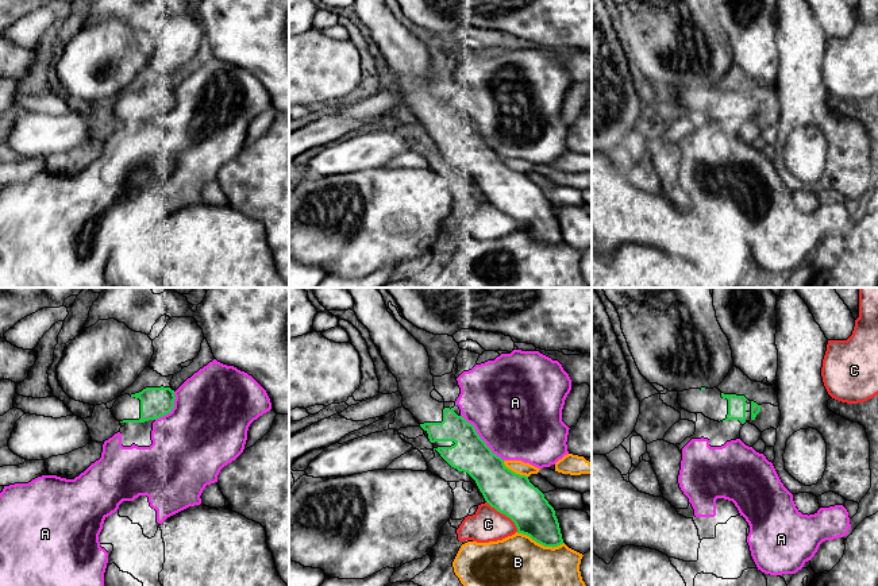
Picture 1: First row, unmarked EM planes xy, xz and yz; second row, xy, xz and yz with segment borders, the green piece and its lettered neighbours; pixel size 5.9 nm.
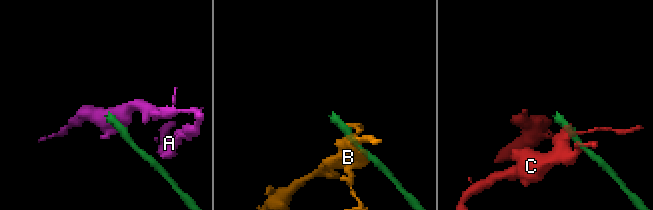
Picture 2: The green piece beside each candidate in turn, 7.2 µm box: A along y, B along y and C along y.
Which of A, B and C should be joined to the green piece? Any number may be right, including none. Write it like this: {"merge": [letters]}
{"merge": []}

